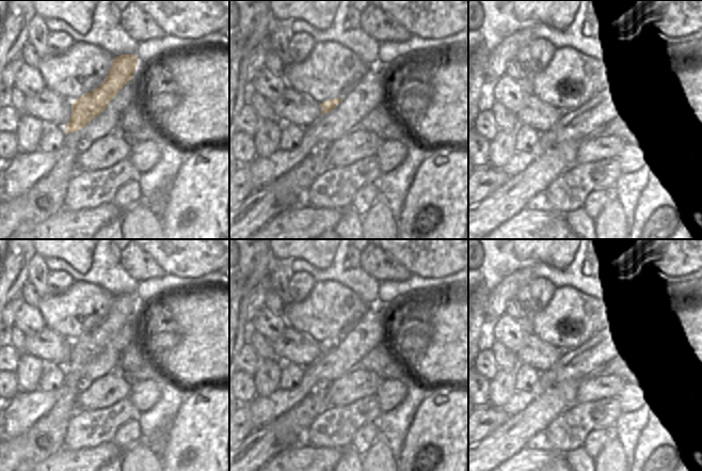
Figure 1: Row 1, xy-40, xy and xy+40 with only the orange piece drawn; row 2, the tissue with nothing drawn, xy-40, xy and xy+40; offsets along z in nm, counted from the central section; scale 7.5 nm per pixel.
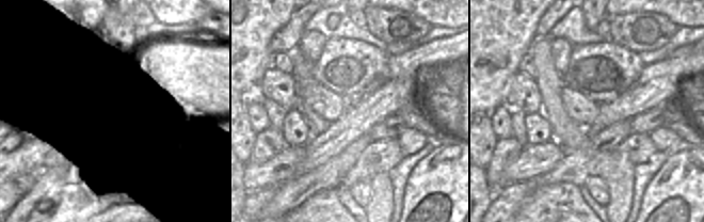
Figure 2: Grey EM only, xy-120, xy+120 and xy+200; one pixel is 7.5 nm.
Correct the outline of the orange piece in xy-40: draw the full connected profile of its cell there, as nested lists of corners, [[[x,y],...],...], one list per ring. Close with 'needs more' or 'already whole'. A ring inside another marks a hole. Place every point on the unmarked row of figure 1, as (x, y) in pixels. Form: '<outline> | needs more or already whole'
[[[122,294],[119,296],[114,296],[112,305],[106,318],[96,328],[73,342],[71,355],[69,361],[65,365],[65,373],[69,374],[69,380],[67,382],[69,389],[43,418],[37,420],[29,428],[25,435],[27,440],[25,457],[16,471],[31,471],[38,462],[45,460],[60,450],[64,450],[63,440],[65,438],[67,423],[76,410],[76,401],[79,394],[76,384],[80,374],[77,371],[85,366],[95,356],[106,348],[118,330],[132,317],[137,303],[138,299],[135,294]]] | needs more

